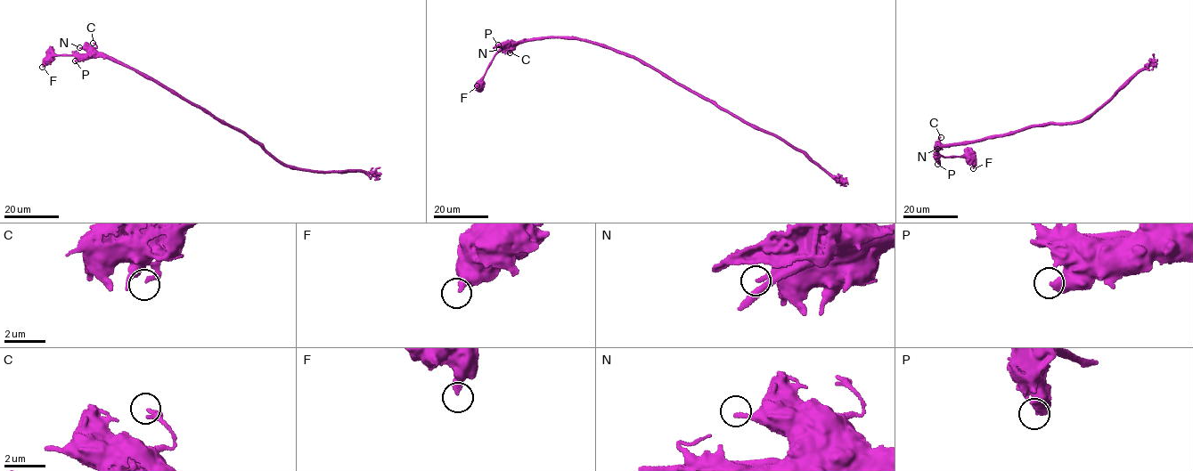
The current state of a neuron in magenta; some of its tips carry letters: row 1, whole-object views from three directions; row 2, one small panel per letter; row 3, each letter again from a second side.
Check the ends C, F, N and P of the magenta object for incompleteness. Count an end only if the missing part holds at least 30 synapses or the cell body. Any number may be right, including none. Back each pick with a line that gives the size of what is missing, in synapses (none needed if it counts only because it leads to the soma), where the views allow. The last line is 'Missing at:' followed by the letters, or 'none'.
Missing at: none

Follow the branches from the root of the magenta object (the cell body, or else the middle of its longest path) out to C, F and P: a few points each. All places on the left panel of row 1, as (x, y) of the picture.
C: (219, 122), (159, 83), (96, 52), (96, 44), (93, 43)
F: (219, 122), (159, 83), (109, 58), (84, 54), (56, 55), (42, 67)
P: (219, 122), (159, 83), (110, 59), (83, 55), (75, 60)

